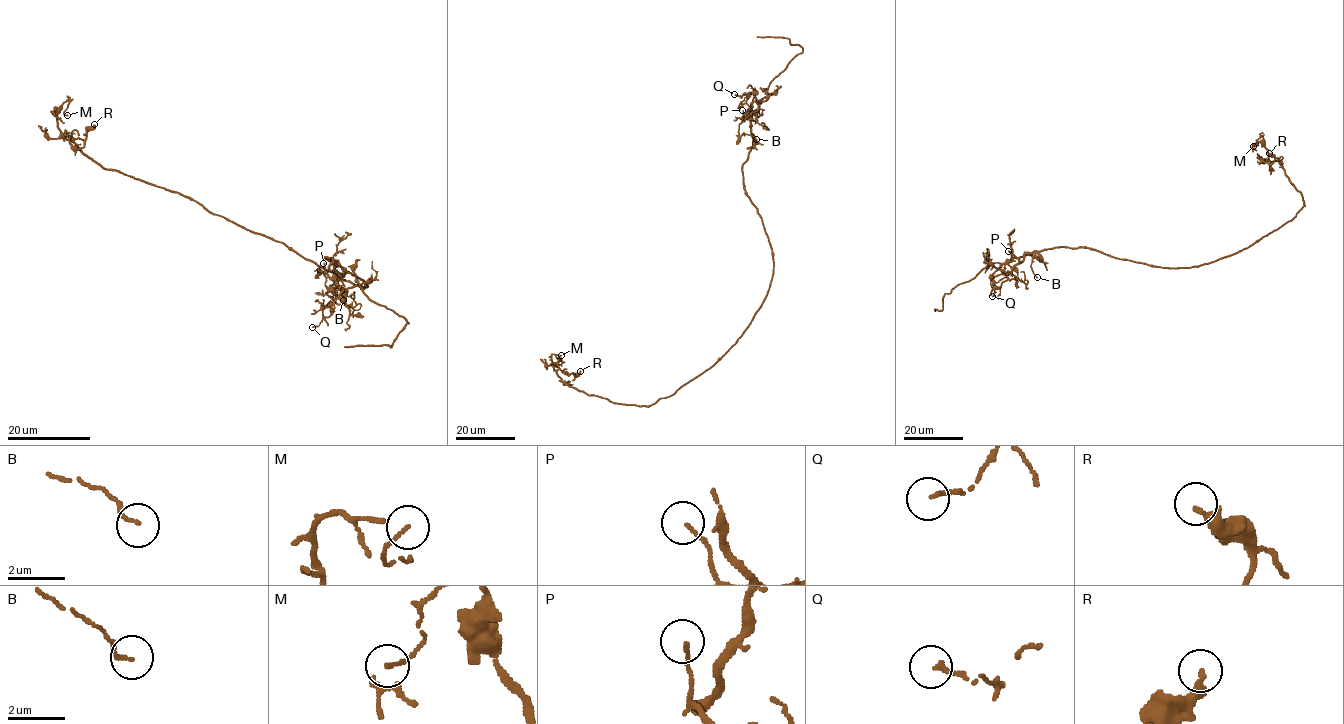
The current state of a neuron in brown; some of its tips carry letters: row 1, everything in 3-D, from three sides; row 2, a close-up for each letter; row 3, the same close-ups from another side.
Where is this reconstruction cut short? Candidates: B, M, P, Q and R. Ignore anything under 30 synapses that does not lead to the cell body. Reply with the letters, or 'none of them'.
none of them

